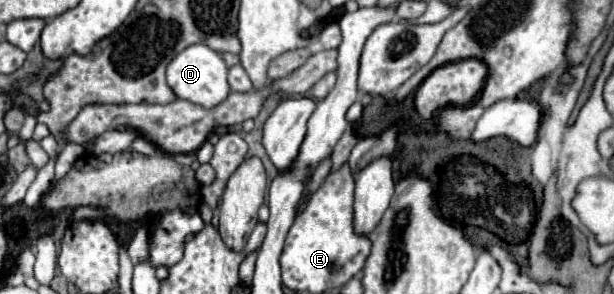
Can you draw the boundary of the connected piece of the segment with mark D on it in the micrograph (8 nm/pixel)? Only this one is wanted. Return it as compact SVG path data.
M197 43L181 51L167 67L167 83L175 91L179 99L187 99L195 105L203 105L203 109L213 109L221 101L227 99L231 93L231 87L227 85L227 65L221 57L221 53L213 51L211 47Z

